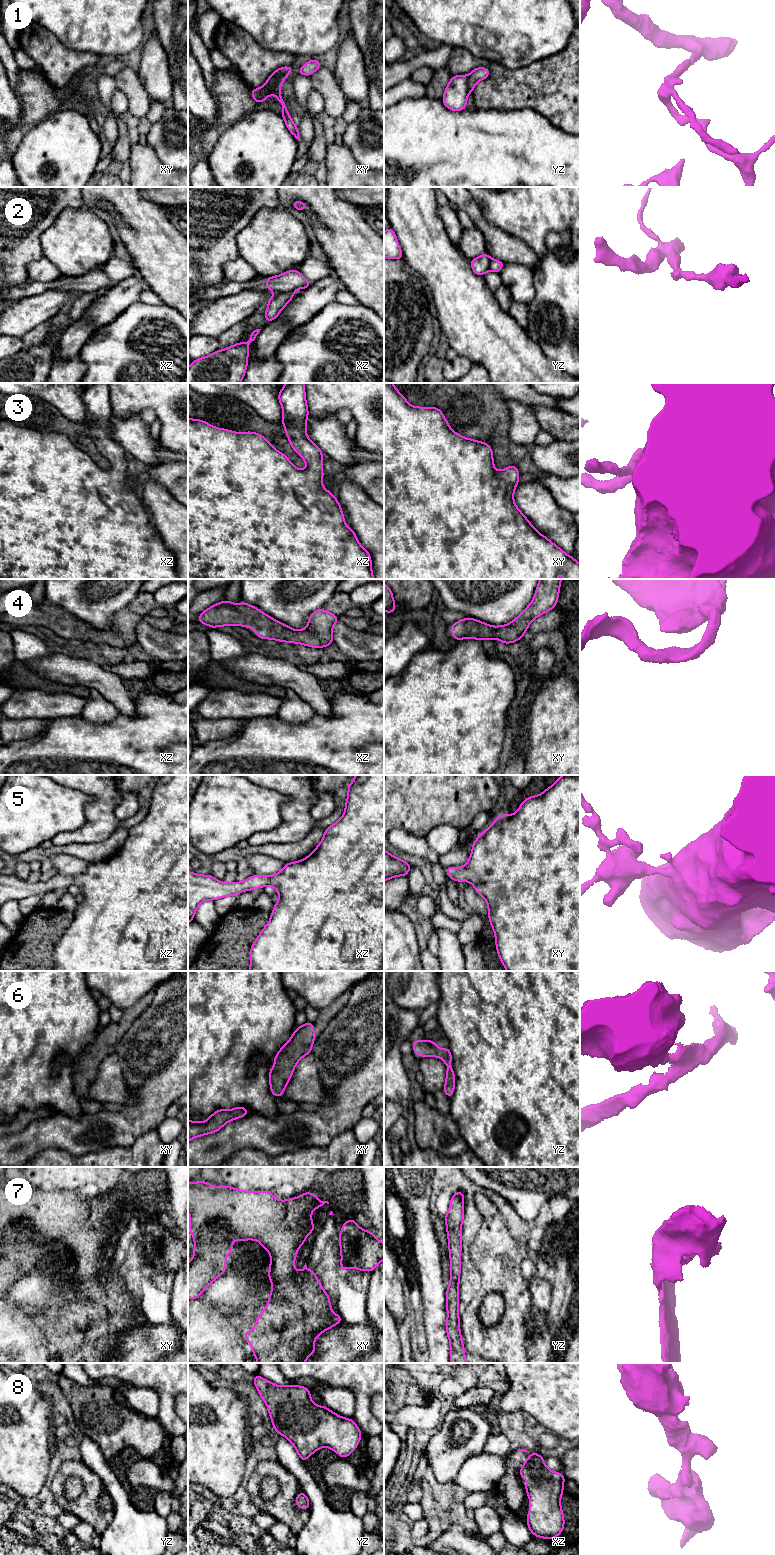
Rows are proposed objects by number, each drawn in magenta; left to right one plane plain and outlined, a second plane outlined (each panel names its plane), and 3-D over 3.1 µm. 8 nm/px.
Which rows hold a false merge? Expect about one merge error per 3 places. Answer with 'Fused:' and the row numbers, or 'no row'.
Fused: 1, 2

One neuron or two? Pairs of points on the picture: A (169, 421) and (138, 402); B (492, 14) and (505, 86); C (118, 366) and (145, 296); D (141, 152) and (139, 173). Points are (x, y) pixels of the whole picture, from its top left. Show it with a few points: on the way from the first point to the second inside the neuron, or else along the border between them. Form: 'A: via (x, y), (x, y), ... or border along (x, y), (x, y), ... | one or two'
A: via (164, 413), (153, 402), (146, 402) | one
B: border along (479, 57), (494, 60), (511, 69), (524, 67) | two
C: border along (140, 300), (153, 304), (162, 303) | two
D: via (141, 157), (141, 168) | one

